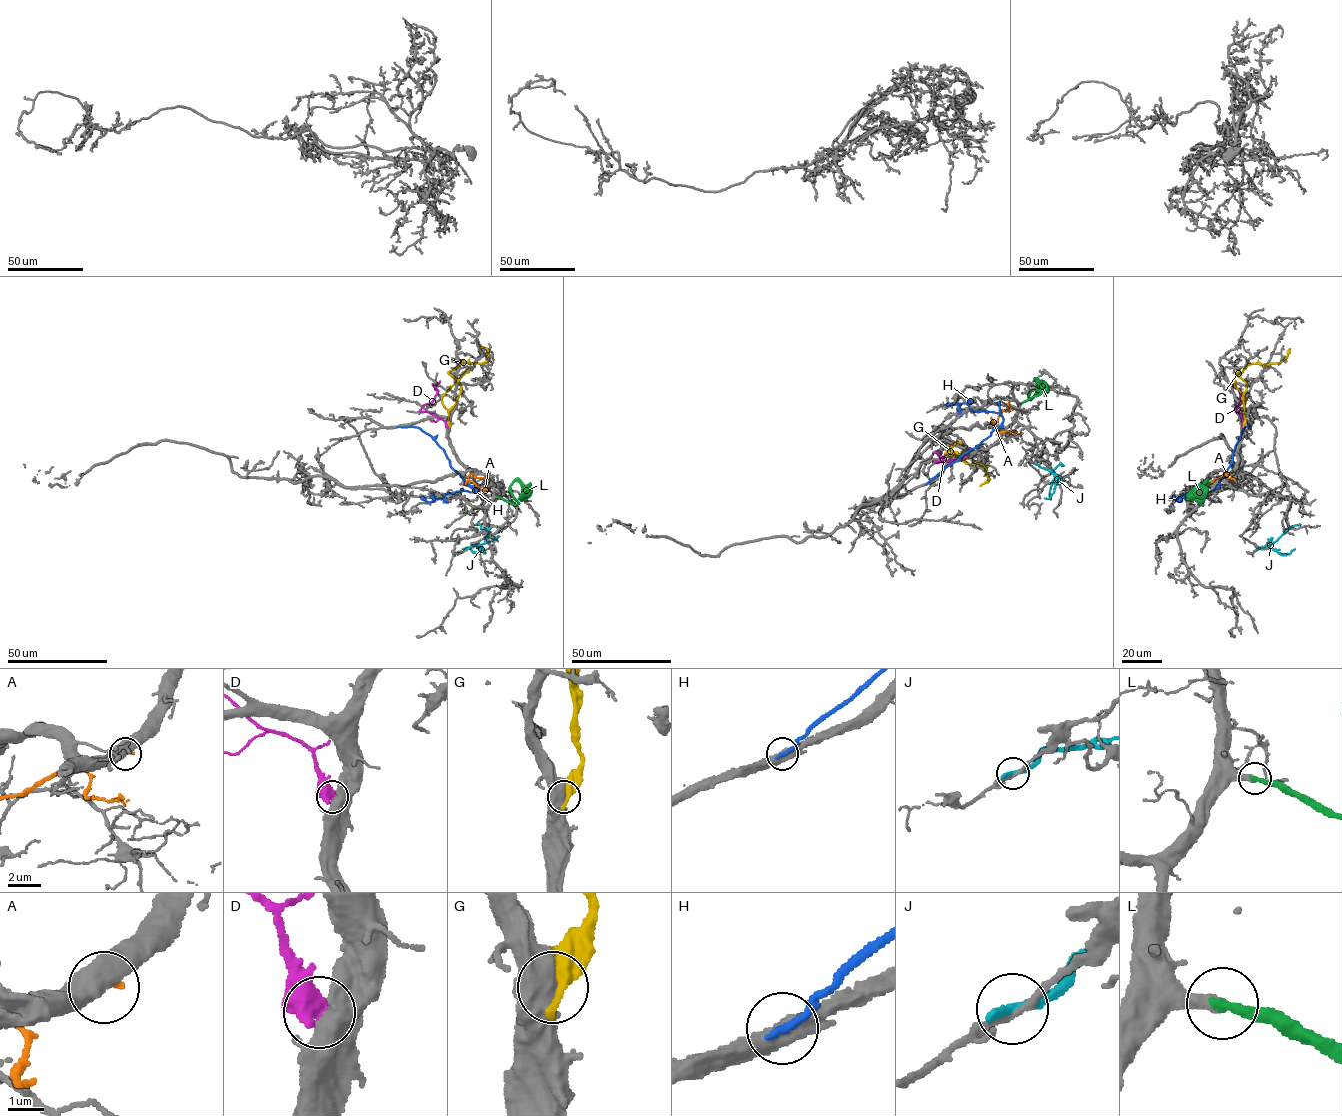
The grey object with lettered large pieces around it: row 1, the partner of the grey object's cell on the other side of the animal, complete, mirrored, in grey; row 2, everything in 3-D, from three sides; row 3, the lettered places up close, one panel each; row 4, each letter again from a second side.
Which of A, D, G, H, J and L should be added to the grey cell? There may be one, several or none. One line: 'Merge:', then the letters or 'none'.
Merge: L

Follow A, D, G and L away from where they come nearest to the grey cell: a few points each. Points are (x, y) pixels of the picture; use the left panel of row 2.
A: (472, 472), (469, 480), (484, 491), (485, 488), (488, 490)
D: (447, 427), (443, 420), (420, 410), (433, 400), (440, 381)
G: (450, 424), (449, 410), (455, 403), (461, 385), (449, 372), (464, 362), (485, 363), (488, 350), (480, 346)
L: (498, 497), (518, 503), (509, 488), (517, 481), (524, 493), (518, 499)

